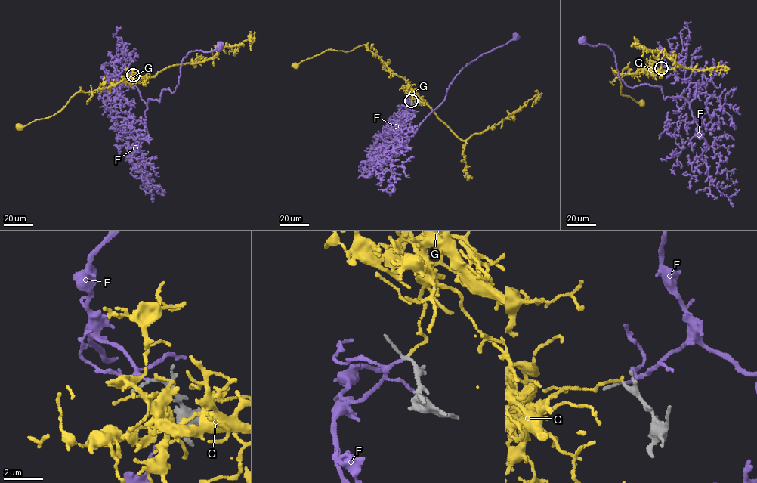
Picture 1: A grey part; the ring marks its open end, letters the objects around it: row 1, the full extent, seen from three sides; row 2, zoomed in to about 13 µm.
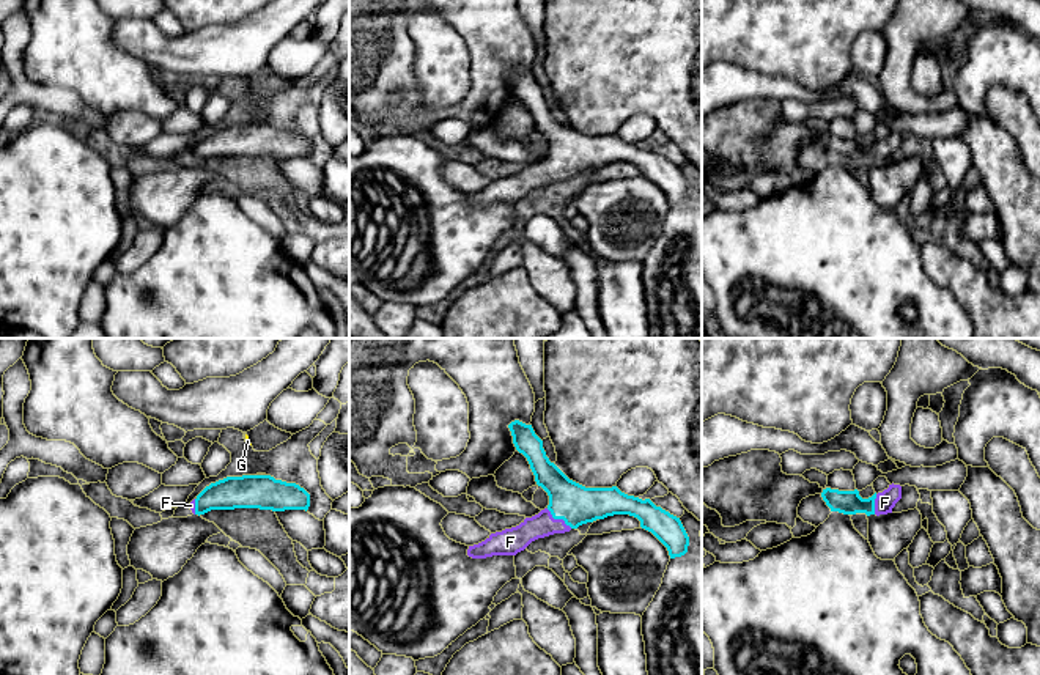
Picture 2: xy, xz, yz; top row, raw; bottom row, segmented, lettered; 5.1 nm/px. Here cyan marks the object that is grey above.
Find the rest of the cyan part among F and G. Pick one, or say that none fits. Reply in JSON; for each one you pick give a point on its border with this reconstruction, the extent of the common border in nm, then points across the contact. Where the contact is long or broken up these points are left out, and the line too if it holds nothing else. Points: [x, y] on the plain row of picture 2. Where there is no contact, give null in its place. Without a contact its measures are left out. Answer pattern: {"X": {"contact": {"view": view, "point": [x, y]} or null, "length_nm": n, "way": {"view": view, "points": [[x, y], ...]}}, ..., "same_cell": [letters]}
{"F": {"contact": {"view": "xz", "point": [559, 165]}, "length_nm": 170, "way": {"view": "xz", "points": [[575, 151], [559, 165], [537, 173], [516, 186]]}}, "same_cell": ["F"]}

